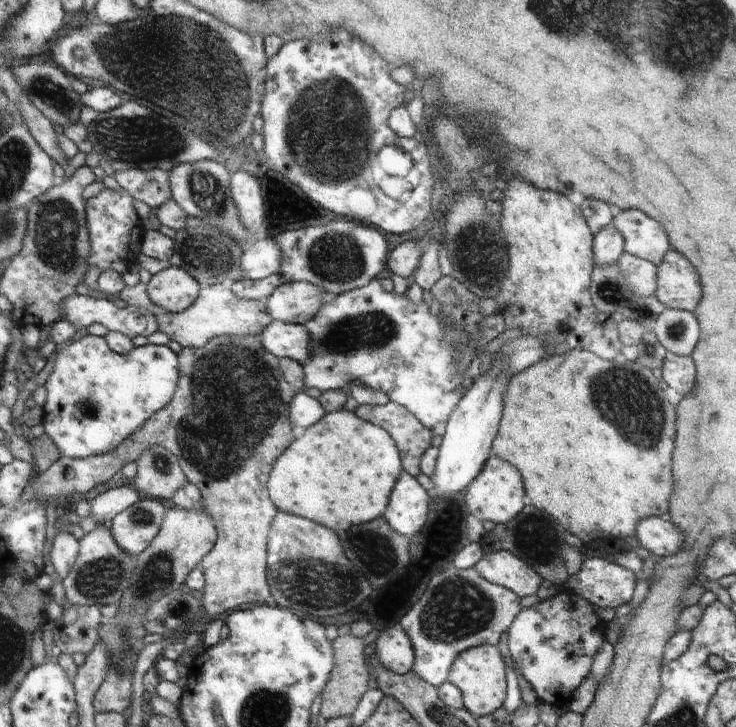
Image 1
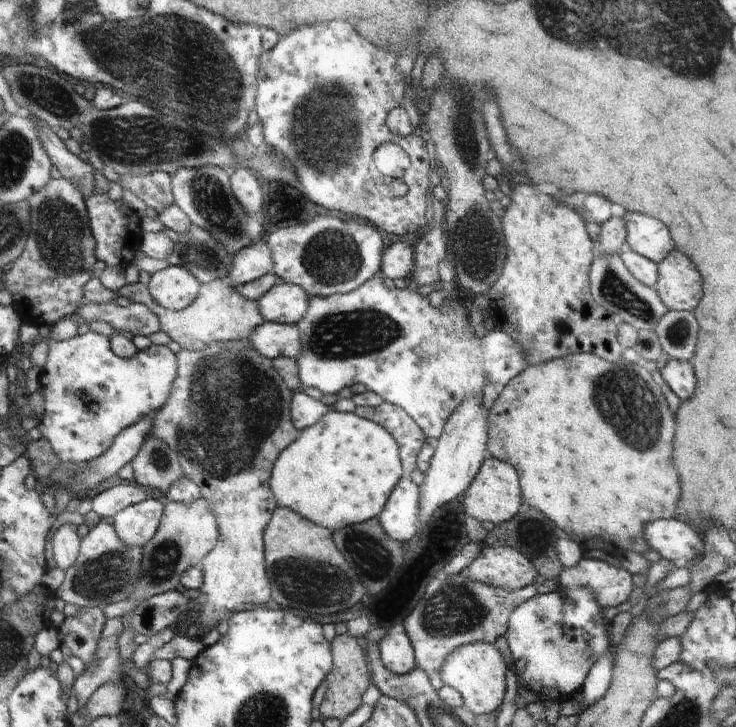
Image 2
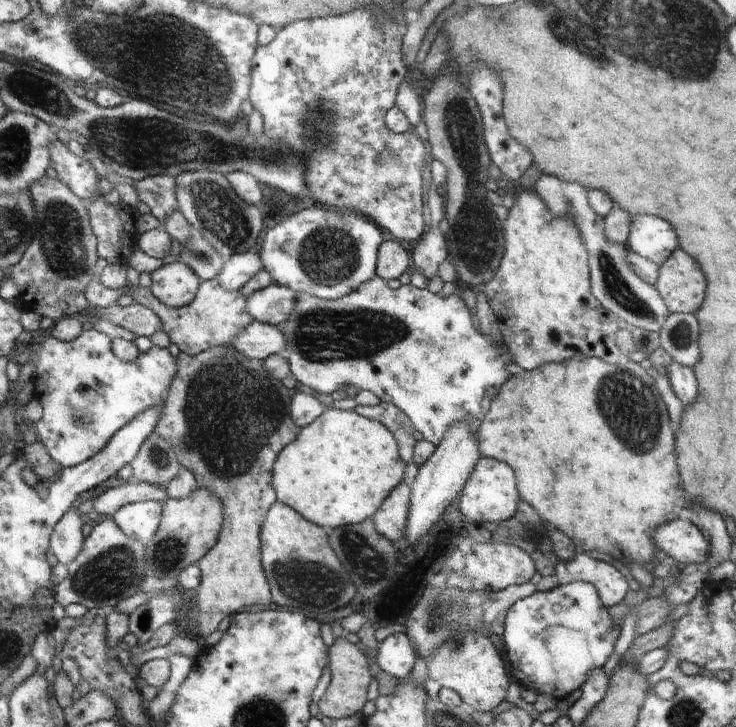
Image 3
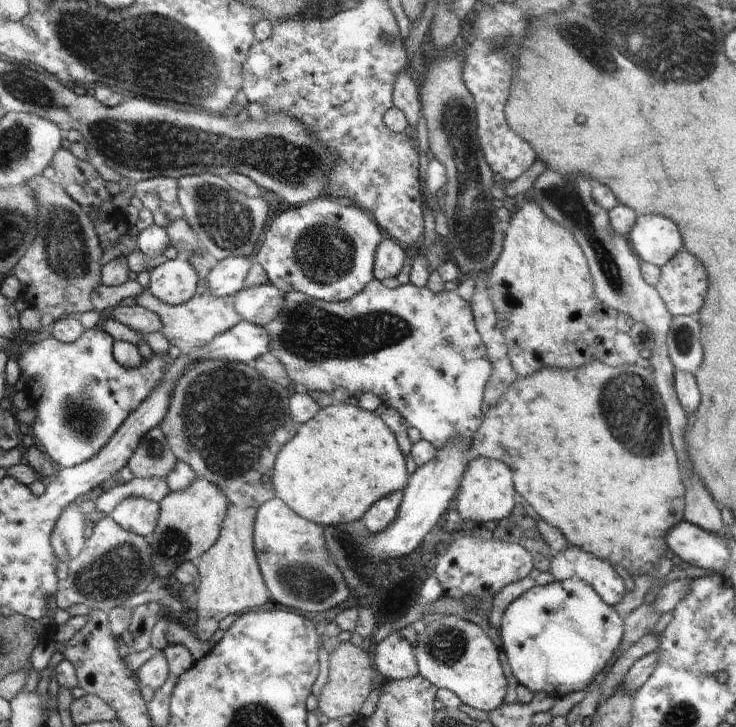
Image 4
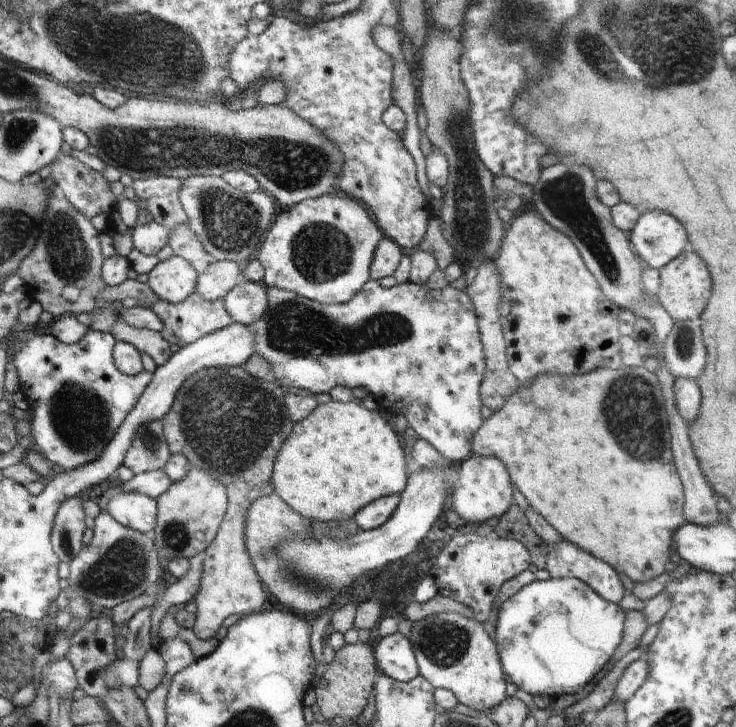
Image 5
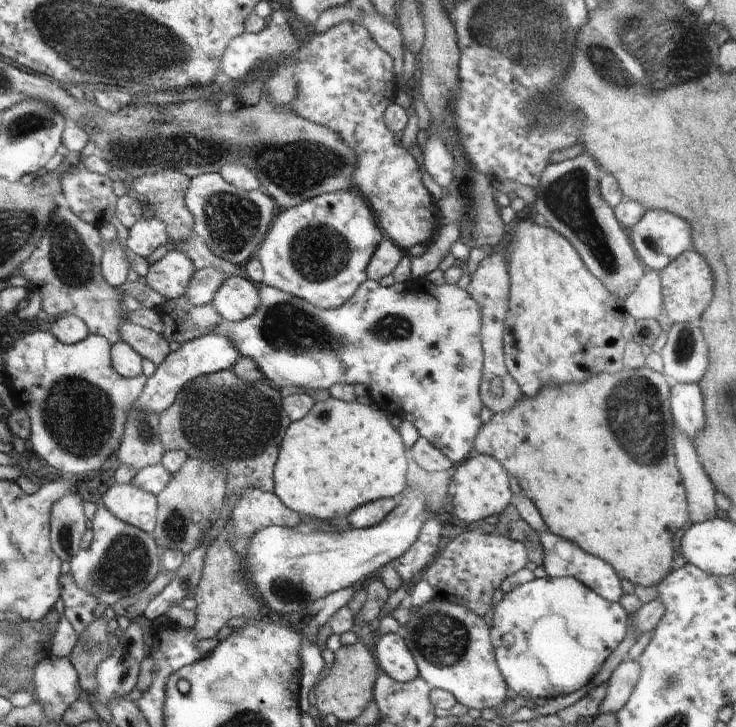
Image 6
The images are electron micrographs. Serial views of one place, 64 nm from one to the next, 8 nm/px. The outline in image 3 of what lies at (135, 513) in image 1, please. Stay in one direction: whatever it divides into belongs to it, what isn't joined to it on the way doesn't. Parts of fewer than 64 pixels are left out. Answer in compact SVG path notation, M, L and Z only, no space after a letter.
M158 501L129 504L121 508L113 518L126 534L140 539L148 547L163 524L164 506Z

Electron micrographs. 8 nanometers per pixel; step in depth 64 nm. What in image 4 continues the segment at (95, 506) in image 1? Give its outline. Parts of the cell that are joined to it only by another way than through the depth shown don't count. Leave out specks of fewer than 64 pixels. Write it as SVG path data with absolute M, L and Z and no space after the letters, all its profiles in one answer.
M134 476L129 483L118 485L106 491L96 503L98 511L112 516L122 502L132 498L145 498L161 503L171 493L168 478L140 478Z

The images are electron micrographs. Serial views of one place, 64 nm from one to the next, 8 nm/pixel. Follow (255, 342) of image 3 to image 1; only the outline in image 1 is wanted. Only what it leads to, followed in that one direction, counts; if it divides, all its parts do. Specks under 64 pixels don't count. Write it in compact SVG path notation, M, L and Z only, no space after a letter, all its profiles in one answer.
M274 320L260 333L265 349L282 360L289 358L302 366L315 357L312 336L303 323L288 323Z

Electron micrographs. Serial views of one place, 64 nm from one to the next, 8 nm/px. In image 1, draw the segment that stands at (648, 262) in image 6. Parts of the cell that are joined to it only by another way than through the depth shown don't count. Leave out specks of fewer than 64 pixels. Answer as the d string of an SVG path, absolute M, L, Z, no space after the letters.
M624 210L611 224L622 234L624 250L628 254L647 260L654 266L663 264L670 242L664 226L658 220L648 218L638 210Z

